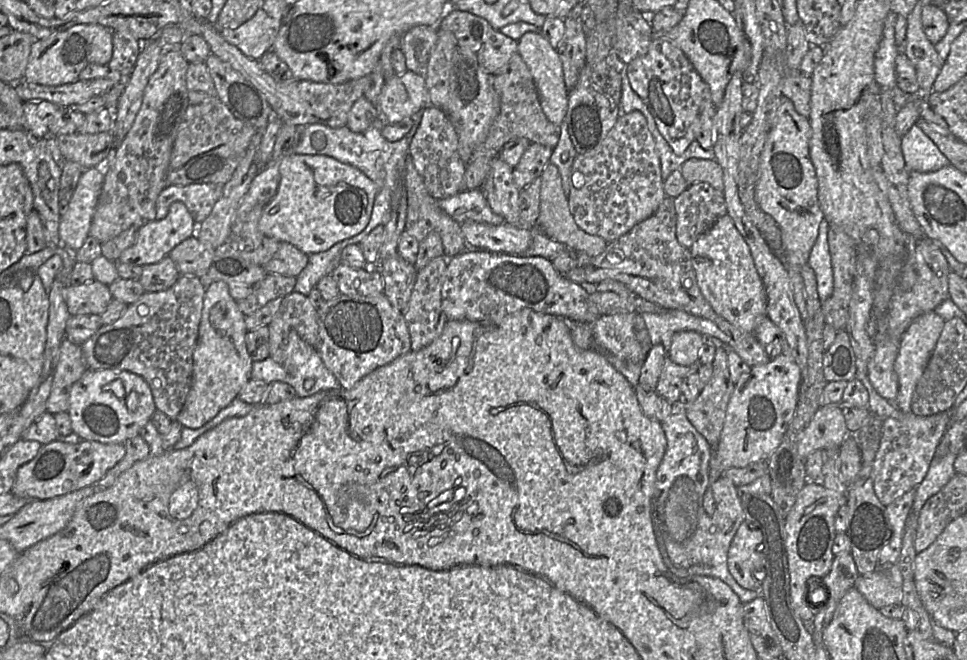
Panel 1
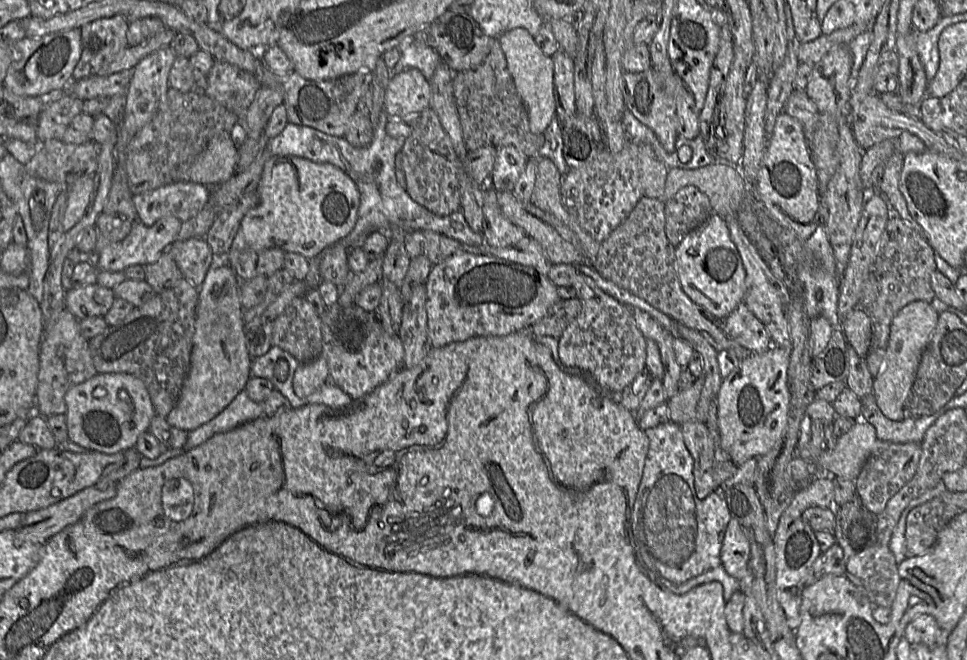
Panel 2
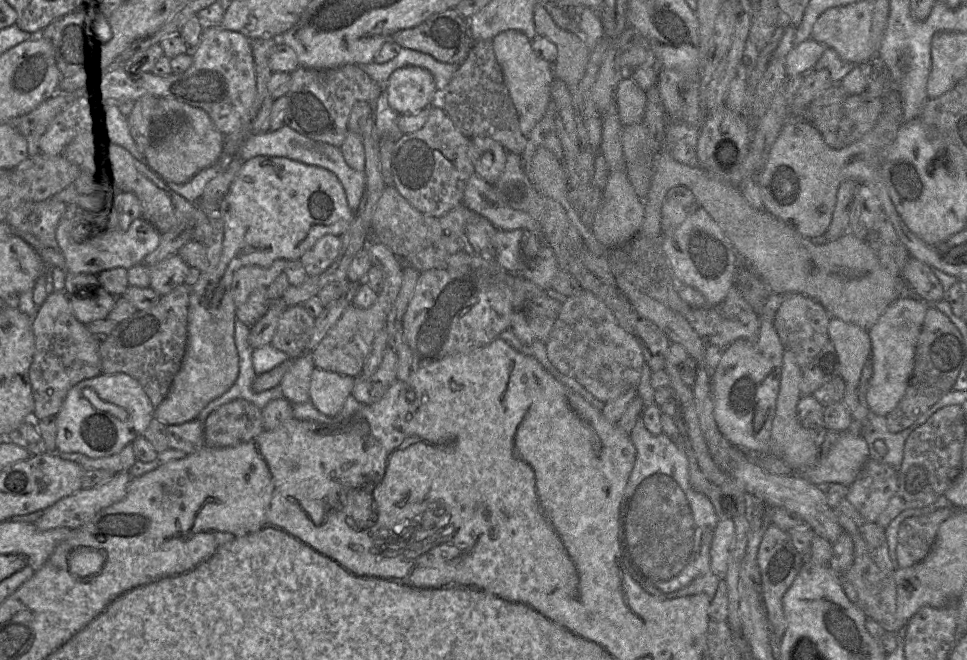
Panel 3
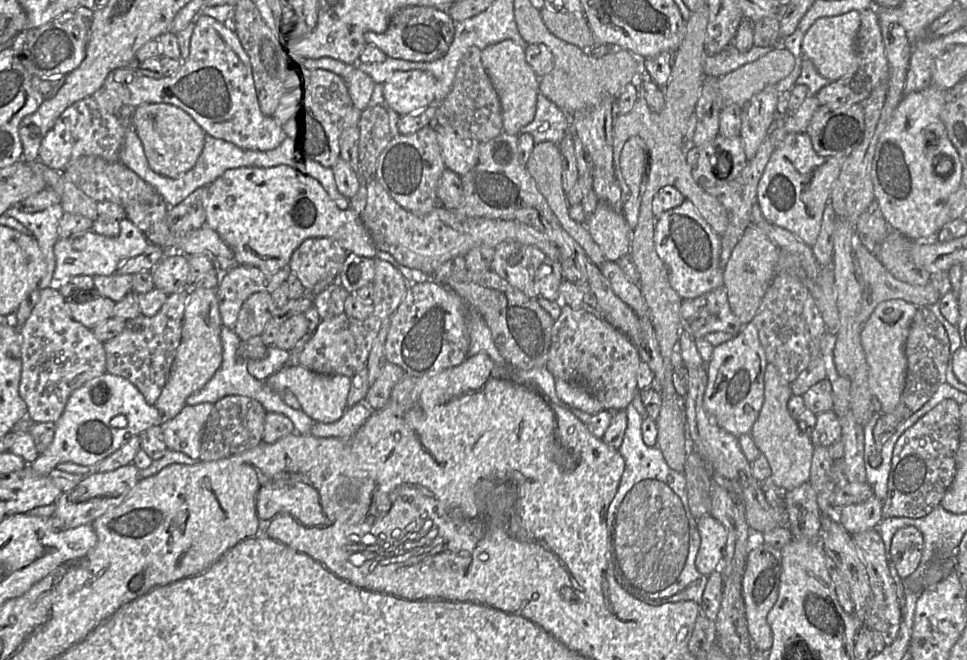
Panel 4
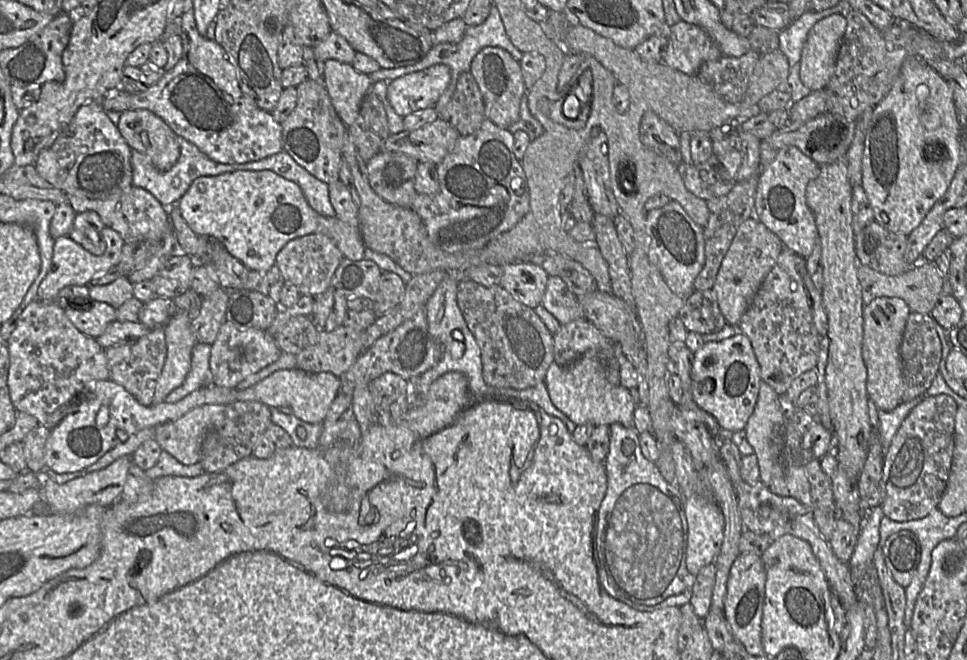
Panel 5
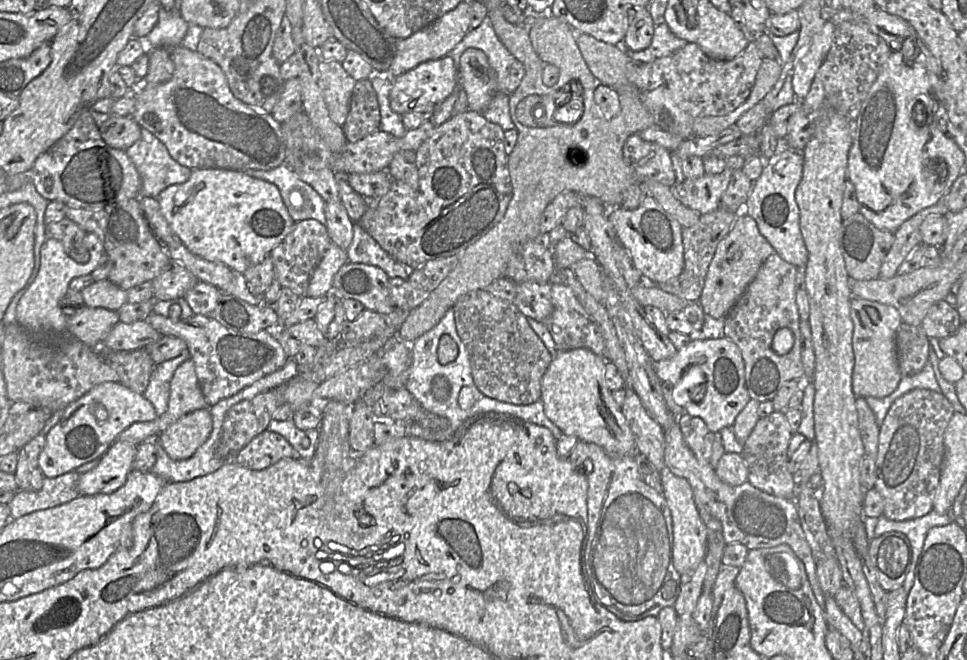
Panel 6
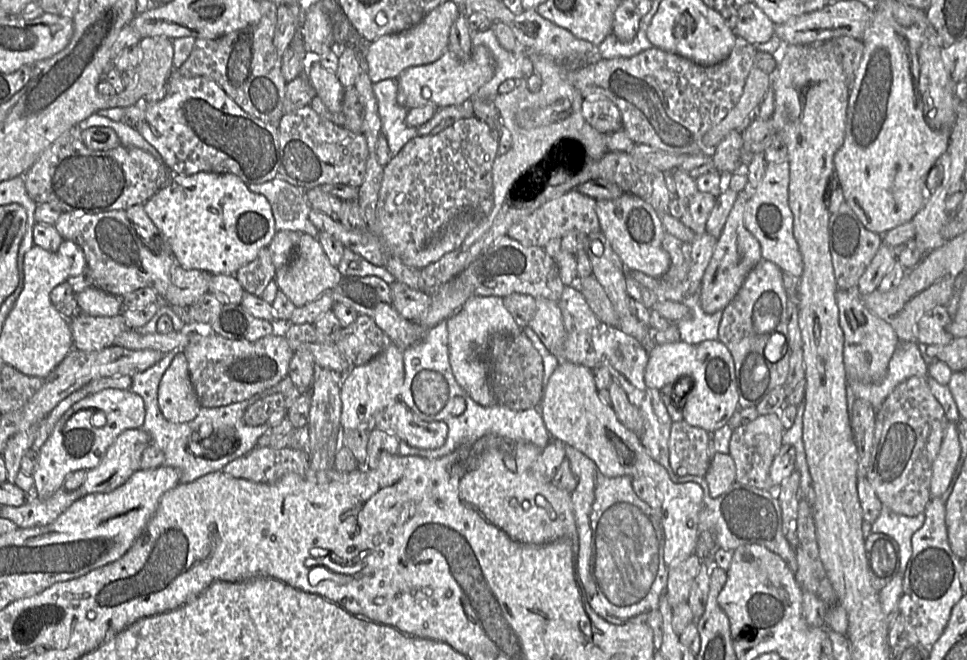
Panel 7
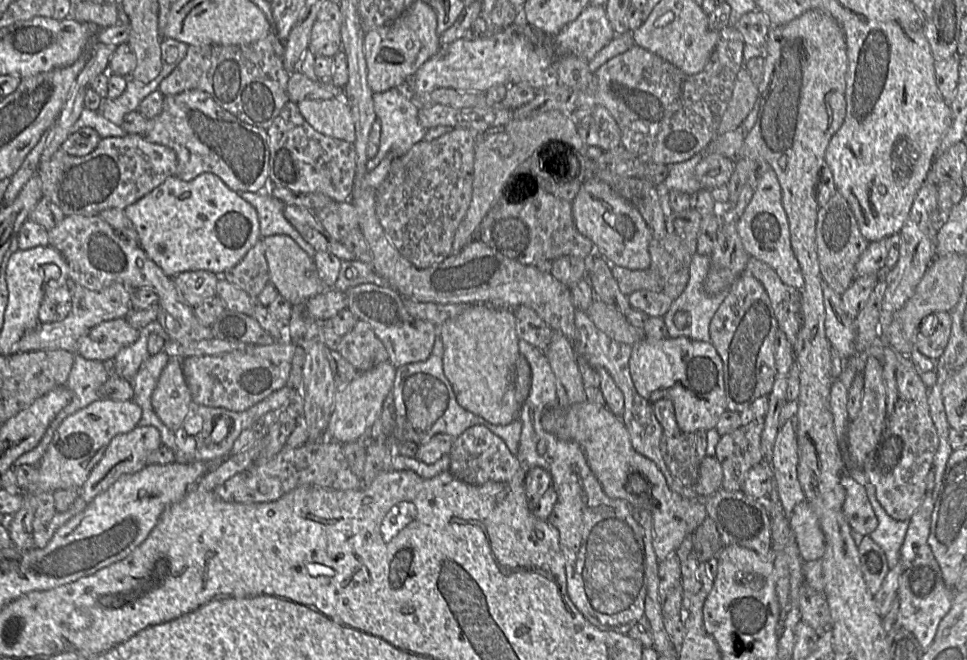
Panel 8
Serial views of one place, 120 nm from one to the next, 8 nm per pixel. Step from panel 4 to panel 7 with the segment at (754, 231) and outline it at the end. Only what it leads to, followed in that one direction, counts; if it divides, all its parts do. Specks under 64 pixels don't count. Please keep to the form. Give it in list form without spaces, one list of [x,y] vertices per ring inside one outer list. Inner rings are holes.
[[[744,189],[738,192],[738,197],[705,269],[699,296],[701,308],[707,314],[723,311],[735,297],[749,272],[762,260],[759,241],[744,225],[744,210],[748,200]]]

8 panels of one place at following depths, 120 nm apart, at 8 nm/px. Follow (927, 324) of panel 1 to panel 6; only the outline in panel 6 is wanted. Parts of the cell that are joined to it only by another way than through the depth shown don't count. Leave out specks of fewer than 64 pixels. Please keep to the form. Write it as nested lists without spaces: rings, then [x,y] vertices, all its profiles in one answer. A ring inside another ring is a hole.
[[[853,299],[850,316],[854,325],[852,346],[855,363],[852,390],[856,397],[884,398],[893,393],[902,378],[897,362],[896,333],[902,323],[898,310],[890,305],[866,299]]]

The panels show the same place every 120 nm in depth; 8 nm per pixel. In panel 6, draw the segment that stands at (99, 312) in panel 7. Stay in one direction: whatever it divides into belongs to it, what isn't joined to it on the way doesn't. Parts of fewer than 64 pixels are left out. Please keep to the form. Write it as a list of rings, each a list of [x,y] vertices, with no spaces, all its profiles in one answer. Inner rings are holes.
[[[108,279],[94,282],[81,291],[84,305],[118,312],[128,302],[127,291],[117,287]]]

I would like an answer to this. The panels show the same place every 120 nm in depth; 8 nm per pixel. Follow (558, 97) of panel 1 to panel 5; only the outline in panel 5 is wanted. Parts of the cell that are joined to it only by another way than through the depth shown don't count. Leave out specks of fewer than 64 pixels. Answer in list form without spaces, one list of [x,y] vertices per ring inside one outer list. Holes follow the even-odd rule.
[[[486,47],[473,58],[469,72],[480,89],[485,105],[485,120],[500,128],[508,129],[520,119],[520,105],[527,89],[519,61],[502,48]]]

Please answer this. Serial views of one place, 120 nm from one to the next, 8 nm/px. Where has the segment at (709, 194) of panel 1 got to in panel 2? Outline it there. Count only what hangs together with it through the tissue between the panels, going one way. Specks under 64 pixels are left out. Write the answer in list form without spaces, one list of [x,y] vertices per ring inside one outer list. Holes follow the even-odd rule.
[[[695,186],[678,190],[666,203],[665,232],[676,247],[688,233],[695,230],[715,214],[709,198]]]

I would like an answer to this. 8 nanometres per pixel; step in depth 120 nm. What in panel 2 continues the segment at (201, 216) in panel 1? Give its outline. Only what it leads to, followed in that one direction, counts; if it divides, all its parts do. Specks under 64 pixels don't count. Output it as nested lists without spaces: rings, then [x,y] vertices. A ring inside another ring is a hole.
[[[174,182],[134,195],[137,221],[148,227],[164,216],[173,216],[185,222],[197,215],[210,194],[210,187],[203,184]]]

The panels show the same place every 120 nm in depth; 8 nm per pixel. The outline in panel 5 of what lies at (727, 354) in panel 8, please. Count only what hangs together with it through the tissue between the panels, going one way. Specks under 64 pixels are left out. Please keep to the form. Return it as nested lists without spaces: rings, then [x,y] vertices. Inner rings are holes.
[[[788,249],[781,251],[738,323],[739,331],[751,341],[760,365],[761,380],[779,396],[786,393],[795,378],[816,367],[821,349],[797,256]]]

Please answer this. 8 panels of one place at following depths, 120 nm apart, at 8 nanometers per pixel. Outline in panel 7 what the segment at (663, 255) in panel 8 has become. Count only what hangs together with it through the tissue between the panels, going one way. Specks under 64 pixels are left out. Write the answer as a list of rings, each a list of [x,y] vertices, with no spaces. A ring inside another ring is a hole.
[[[706,232],[696,235],[696,238],[692,242],[681,241],[666,233],[662,241],[662,247],[670,256],[671,262],[668,271],[659,277],[651,277],[638,271],[629,270],[626,270],[626,275],[652,291],[659,299],[682,302],[699,292],[705,269],[710,262],[717,241],[718,238]]]

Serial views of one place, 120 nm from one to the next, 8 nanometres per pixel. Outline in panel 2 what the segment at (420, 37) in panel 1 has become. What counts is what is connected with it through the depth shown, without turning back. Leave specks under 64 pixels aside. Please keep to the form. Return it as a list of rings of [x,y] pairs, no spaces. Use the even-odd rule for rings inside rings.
[[[414,40],[403,45],[400,50],[401,57],[392,69],[393,75],[409,69],[418,69],[430,81],[437,66],[442,62],[434,49]]]

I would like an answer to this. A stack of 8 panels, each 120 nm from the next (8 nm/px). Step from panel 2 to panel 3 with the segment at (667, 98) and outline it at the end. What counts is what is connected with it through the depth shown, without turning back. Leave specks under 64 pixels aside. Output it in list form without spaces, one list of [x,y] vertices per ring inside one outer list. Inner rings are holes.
[[[628,76],[620,82],[616,91],[615,110],[620,122],[631,125],[643,121],[647,106],[647,92]]]

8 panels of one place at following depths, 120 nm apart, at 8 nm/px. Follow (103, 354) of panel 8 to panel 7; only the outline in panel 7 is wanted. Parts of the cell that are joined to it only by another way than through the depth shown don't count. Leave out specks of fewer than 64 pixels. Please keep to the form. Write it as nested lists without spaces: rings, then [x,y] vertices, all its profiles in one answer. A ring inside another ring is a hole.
[[[80,313],[70,320],[73,345],[80,351],[99,351],[114,344],[115,339],[124,331],[128,330],[126,319],[123,314],[116,316],[90,316]]]

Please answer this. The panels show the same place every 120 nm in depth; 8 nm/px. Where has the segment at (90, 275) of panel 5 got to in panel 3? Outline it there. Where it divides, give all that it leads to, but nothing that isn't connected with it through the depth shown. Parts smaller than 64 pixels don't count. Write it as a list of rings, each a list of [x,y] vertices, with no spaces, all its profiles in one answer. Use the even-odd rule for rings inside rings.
[[[66,206],[66,211],[55,230],[58,249],[65,259],[66,273],[95,275],[98,272],[108,269],[124,268],[128,270],[133,266],[142,264],[144,258],[152,253],[160,243],[161,233],[143,219],[133,220],[123,231],[97,231],[82,241],[74,241],[71,238],[71,229],[74,221],[79,219],[76,218],[77,209],[80,208],[68,208]]]

